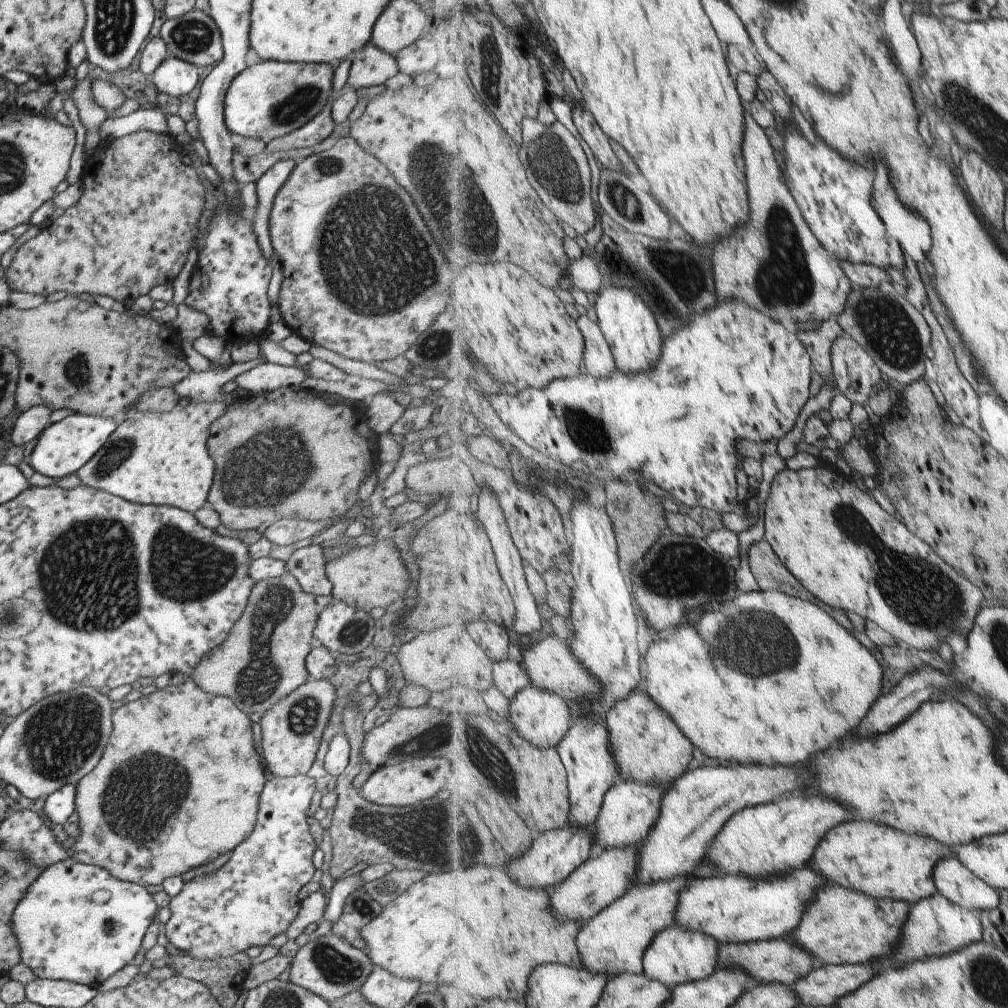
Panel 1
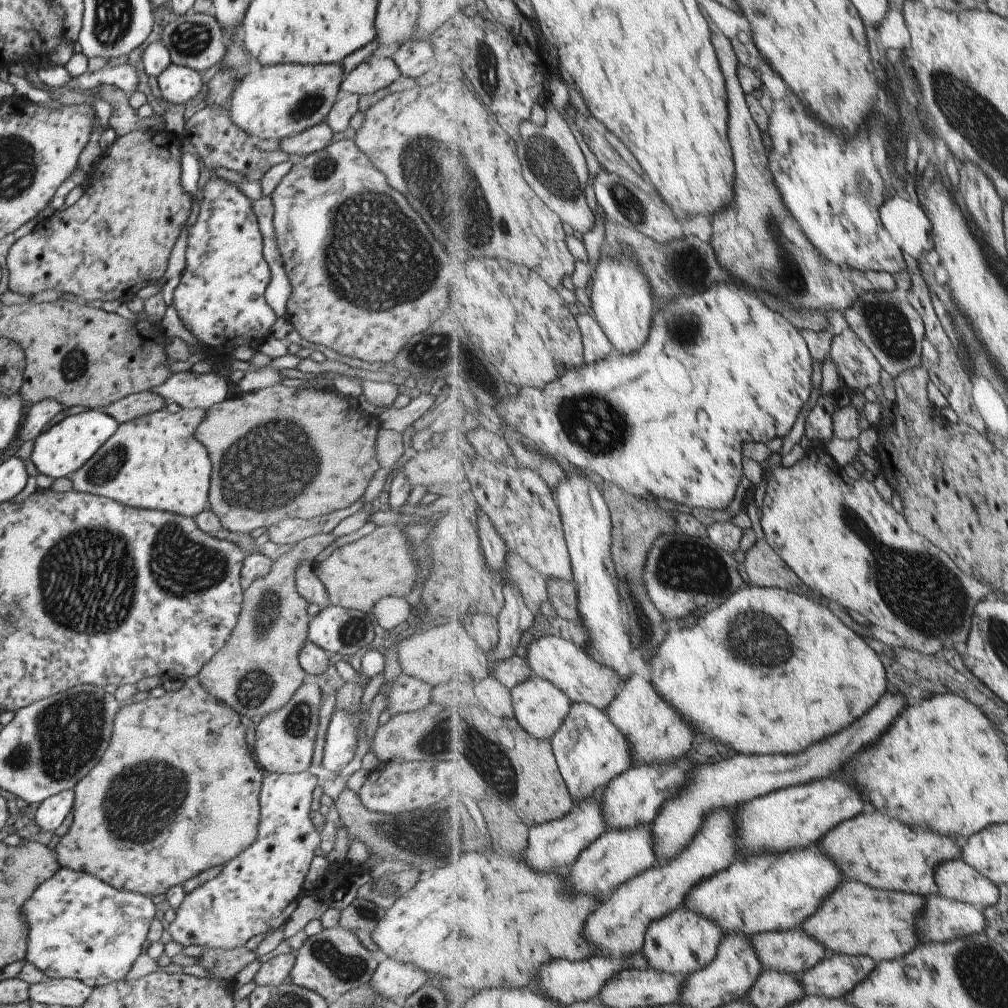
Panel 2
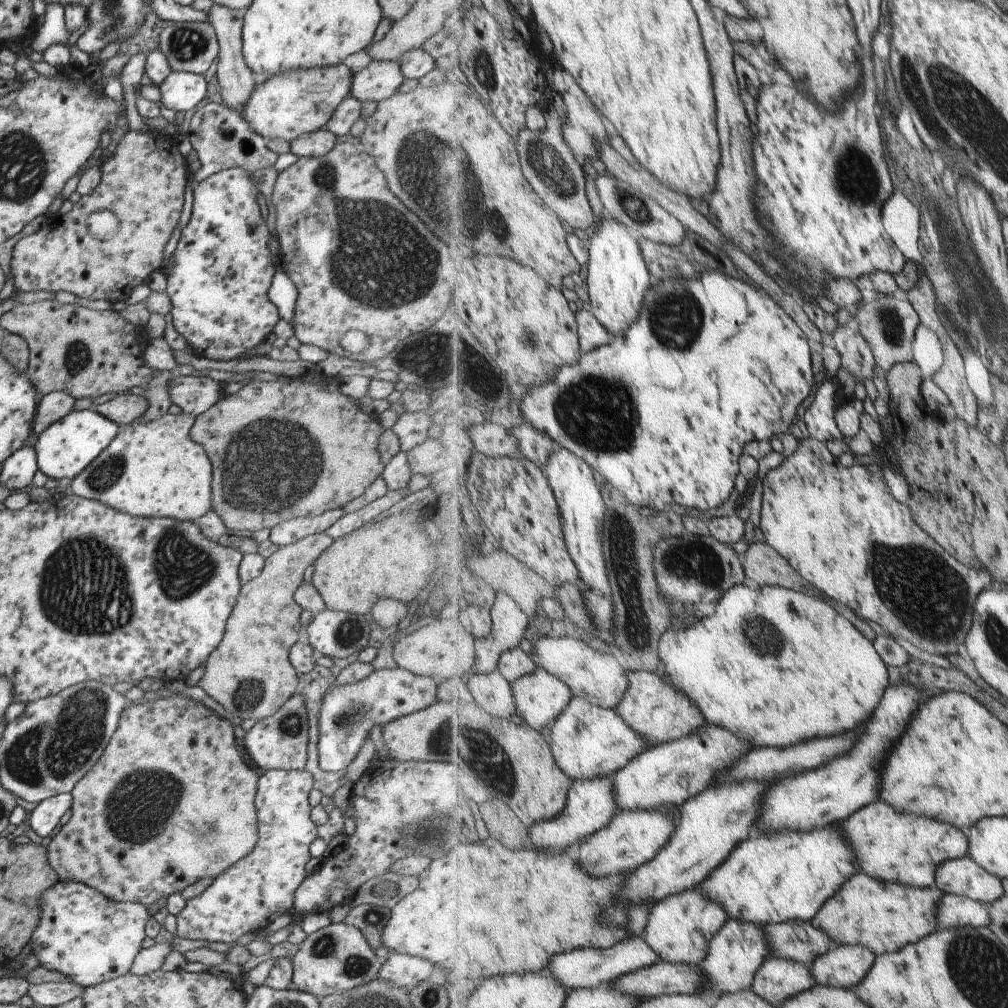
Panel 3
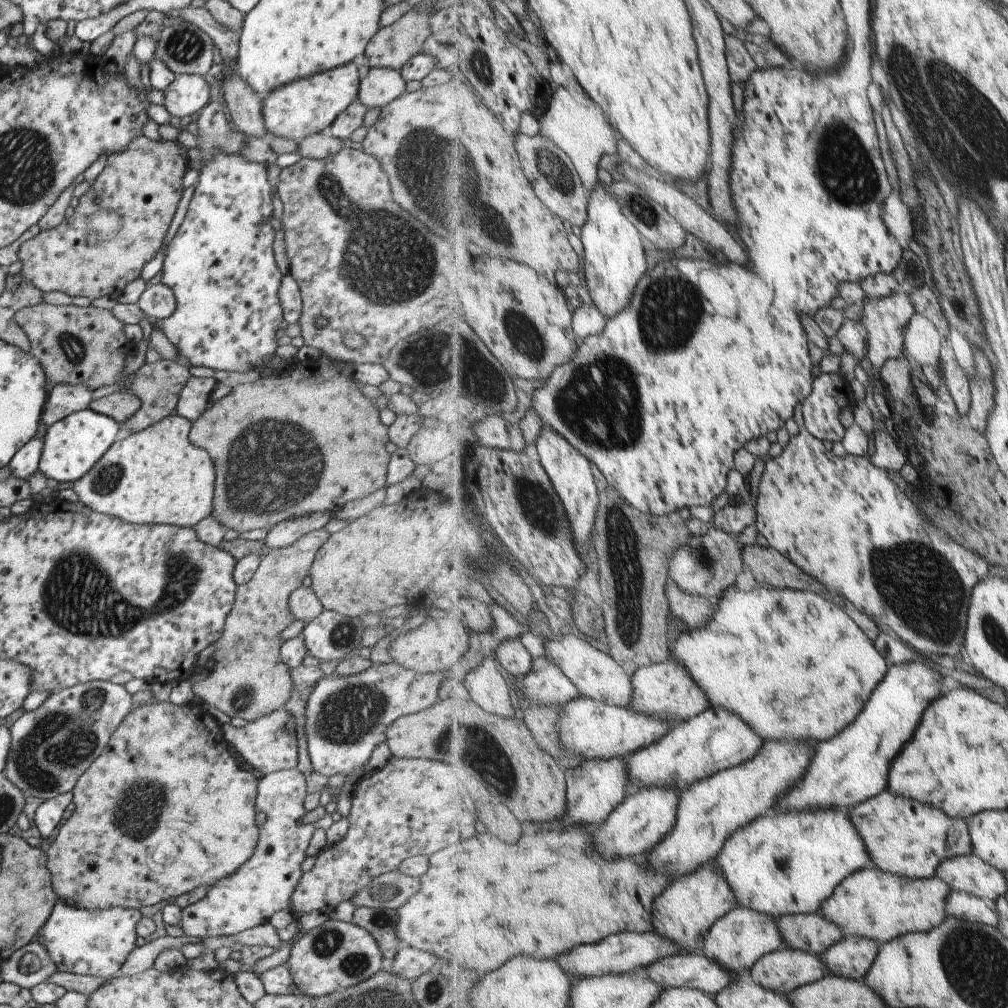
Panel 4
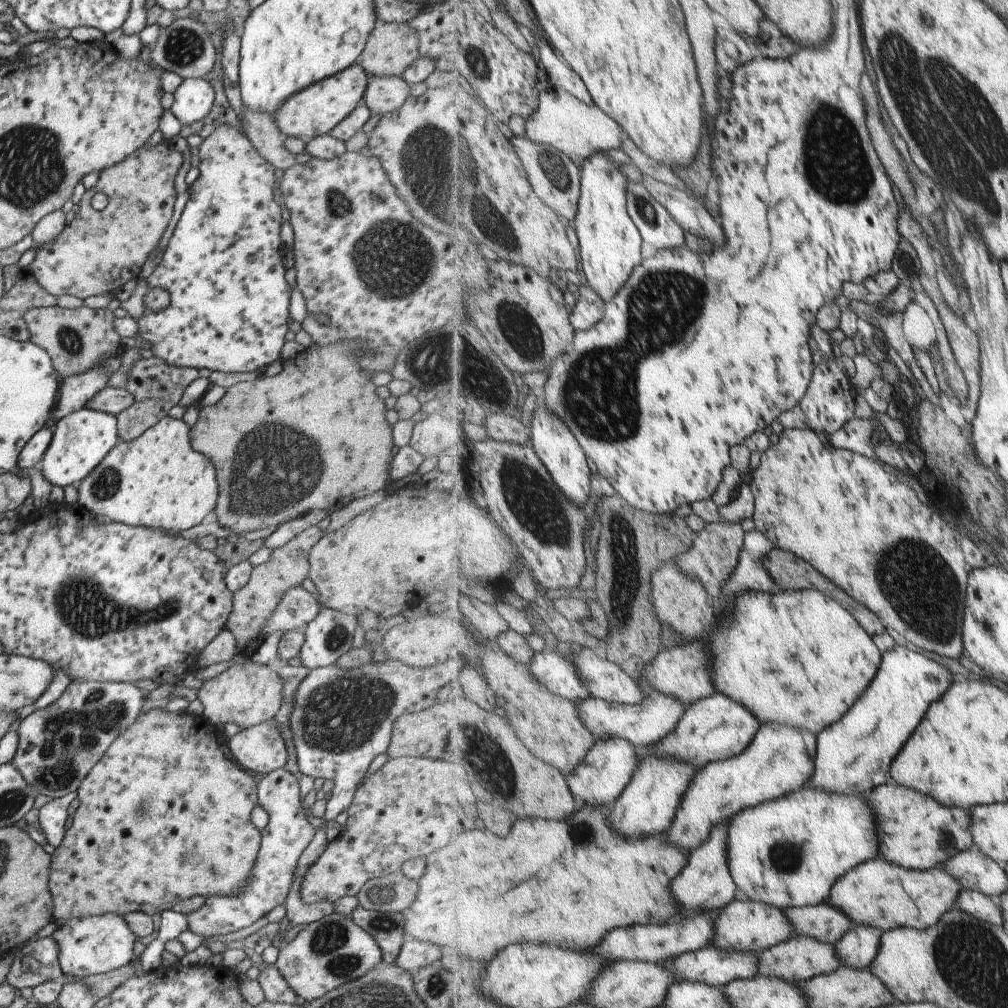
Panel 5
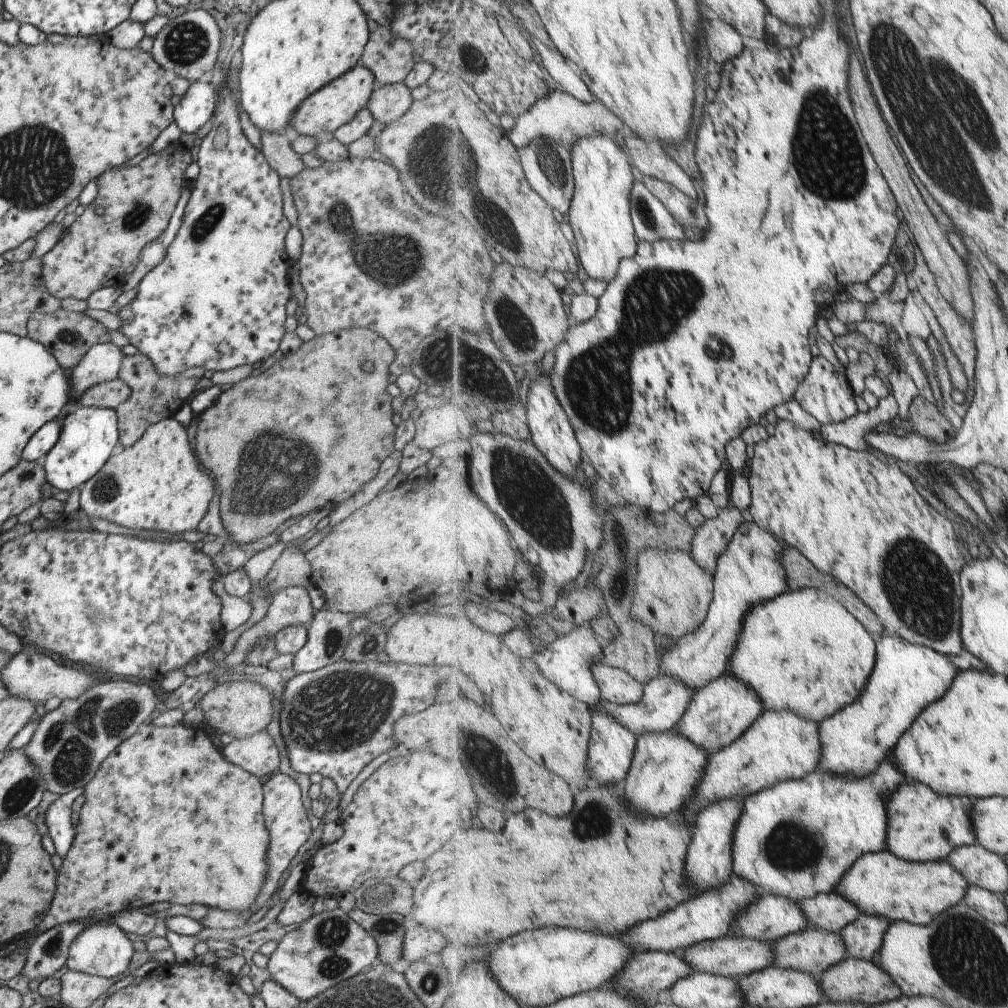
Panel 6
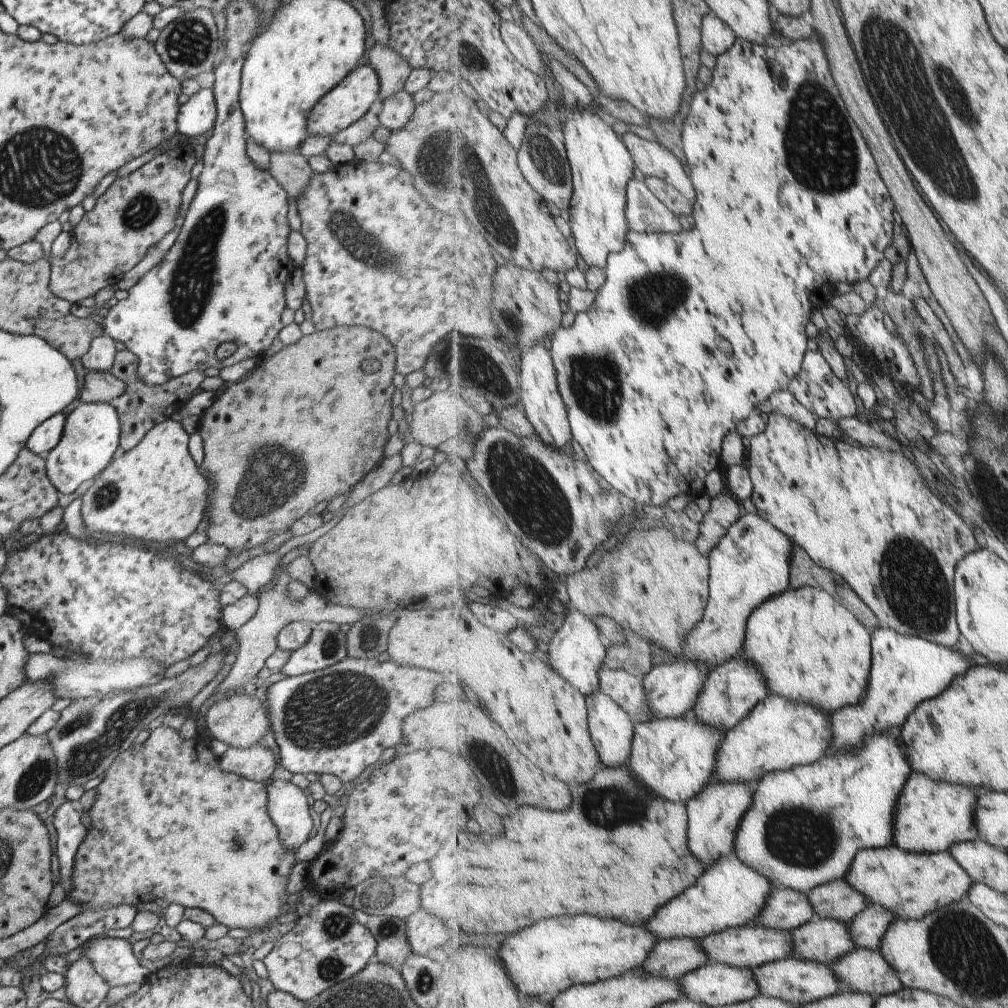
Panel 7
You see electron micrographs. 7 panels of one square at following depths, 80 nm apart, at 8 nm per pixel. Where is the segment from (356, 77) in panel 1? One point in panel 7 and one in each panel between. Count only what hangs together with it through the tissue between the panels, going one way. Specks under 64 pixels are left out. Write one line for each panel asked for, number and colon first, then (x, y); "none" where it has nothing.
2: (378, 70)
3: (378, 80)
4: (378, 86)
5: (381, 95)
6: (388, 102)
7: (392, 112)

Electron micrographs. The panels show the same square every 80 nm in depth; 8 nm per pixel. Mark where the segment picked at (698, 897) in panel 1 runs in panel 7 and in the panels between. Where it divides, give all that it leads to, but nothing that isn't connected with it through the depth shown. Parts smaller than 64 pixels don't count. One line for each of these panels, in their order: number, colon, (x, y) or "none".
2: (766, 894)
3: (768, 880)
4: (781, 865)
5: (771, 866)
6: (779, 853)
7: (855, 795)

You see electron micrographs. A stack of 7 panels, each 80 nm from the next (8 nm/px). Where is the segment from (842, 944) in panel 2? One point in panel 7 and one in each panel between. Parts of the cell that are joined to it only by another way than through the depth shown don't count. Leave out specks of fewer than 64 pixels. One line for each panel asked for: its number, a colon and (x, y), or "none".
3: (885, 917)
4: (872, 904)
5: (879, 894)
6: (881, 884)
7: (911, 885)

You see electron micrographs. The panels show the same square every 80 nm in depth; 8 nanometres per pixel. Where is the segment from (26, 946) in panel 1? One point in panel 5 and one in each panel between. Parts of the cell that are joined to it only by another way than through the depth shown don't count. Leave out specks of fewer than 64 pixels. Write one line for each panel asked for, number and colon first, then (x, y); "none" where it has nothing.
2: (77, 926)
3: (80, 934)
4: (95, 943)
5: (86, 946)

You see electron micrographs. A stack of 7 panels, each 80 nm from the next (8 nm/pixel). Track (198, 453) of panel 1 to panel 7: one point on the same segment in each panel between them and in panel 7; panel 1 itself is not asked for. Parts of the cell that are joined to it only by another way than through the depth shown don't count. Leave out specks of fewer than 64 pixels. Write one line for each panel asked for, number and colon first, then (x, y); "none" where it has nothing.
2: (154, 462)
3: (152, 468)
4: (155, 475)
5: (156, 480)
6: (155, 484)
7: (153, 491)

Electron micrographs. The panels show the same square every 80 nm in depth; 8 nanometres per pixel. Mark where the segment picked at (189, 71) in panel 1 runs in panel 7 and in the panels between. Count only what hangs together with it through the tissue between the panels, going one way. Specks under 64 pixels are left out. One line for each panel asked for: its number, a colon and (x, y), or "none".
2: (177, 83)
3: (180, 90)
4: (187, 93)
5: (193, 98)
6: (196, 105)
7: (194, 117)

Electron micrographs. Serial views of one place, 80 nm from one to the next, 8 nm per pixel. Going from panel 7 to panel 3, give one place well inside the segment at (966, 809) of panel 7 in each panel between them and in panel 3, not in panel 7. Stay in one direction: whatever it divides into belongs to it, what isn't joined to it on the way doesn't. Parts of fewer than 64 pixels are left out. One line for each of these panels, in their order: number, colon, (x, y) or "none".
3: (894, 848)
4: (911, 843)
5: (916, 832)
6: (923, 826)

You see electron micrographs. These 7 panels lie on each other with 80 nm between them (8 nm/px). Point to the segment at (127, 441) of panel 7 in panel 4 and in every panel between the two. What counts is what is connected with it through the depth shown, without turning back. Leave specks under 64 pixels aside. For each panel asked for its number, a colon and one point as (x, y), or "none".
4: (157, 384)
5: (155, 387)
6: (153, 397)

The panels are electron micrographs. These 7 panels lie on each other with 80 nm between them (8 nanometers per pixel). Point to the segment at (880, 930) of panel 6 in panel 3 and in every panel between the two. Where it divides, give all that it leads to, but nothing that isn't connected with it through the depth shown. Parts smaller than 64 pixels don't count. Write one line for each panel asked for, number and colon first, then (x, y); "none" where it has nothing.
3: (845, 966)
4: (852, 957)
5: (859, 947)

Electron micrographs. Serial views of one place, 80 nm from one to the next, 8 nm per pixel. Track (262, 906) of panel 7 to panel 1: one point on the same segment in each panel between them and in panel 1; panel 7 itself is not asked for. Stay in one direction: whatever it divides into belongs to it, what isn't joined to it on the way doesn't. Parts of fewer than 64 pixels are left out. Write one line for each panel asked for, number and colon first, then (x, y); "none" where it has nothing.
1: (178, 782)
2: (176, 791)
3: (170, 800)
4: (164, 808)
5: (163, 815)
6: (165, 819)

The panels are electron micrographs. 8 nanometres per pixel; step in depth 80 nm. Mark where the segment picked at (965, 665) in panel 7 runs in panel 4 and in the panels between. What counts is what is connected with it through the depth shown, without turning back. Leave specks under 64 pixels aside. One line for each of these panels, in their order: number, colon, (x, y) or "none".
4: (844, 778)
5: (854, 756)
6: (907, 677)

